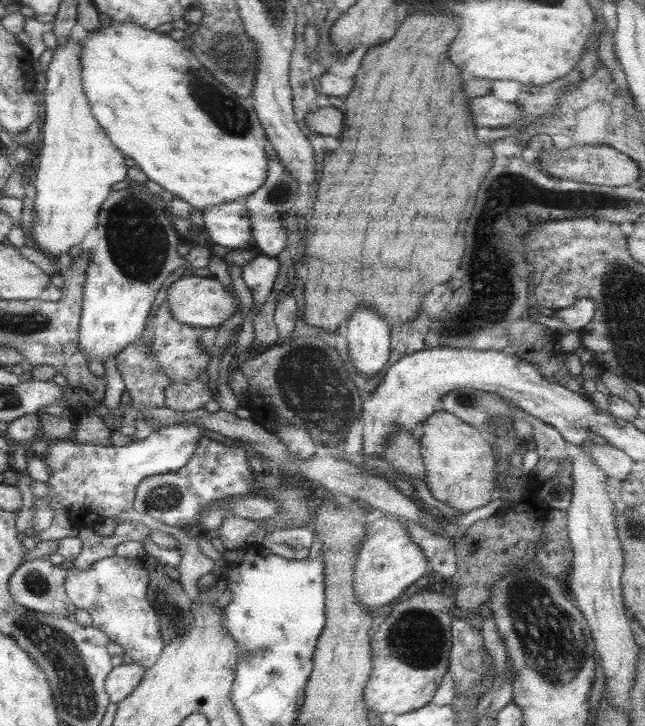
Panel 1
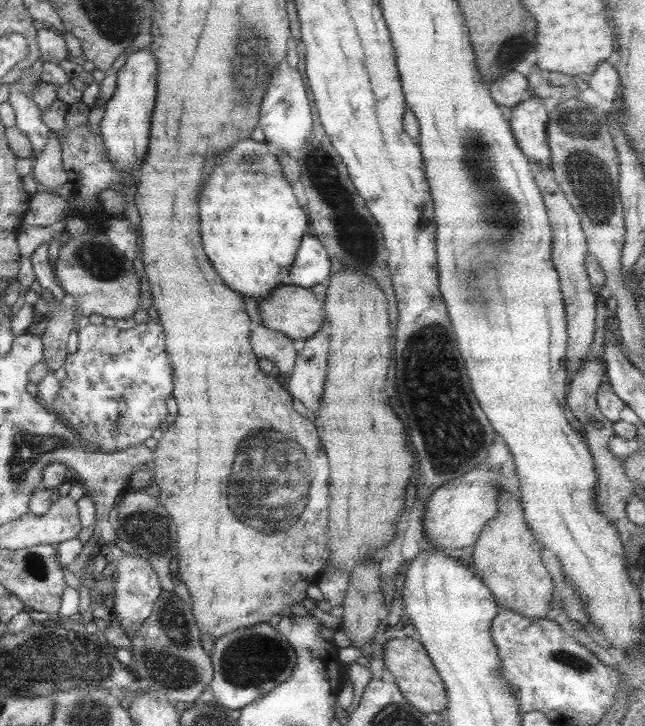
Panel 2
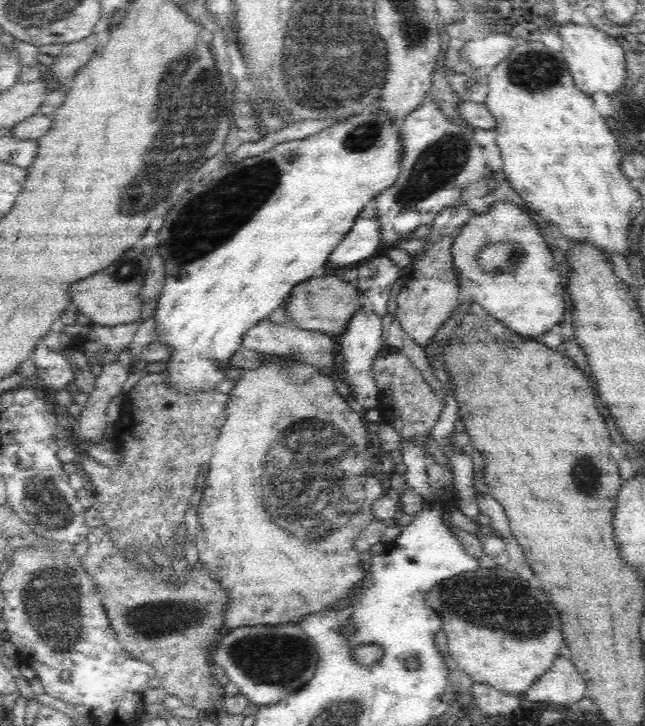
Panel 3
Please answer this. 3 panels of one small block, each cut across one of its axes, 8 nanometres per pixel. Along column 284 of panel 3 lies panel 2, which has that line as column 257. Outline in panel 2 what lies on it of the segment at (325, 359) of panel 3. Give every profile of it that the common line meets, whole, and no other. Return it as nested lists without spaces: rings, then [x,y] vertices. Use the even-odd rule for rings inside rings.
[[[257,324],[251,329],[250,340],[252,350],[256,353],[256,356],[273,362],[276,372],[290,374],[293,371],[295,360],[297,359],[297,351],[292,345],[293,340],[291,338],[282,334],[282,332],[276,332],[270,328],[266,328],[264,325]]]

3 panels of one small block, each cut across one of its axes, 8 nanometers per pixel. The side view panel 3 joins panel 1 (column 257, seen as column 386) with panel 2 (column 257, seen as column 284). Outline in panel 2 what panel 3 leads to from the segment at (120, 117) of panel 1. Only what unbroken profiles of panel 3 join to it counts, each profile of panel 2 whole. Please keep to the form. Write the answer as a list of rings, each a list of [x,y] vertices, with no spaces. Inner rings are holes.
[[[238,140],[236,146],[228,148],[228,152],[224,152],[222,156],[216,156],[216,166],[212,166],[210,174],[208,174],[208,180],[204,182],[204,188],[200,189],[198,203],[198,211],[200,214],[200,230],[201,230],[201,243],[203,244],[203,251],[207,254],[209,261],[212,266],[218,272],[218,276],[226,284],[228,288],[232,288],[232,291],[239,292],[242,296],[248,294],[252,296],[259,303],[265,296],[269,295],[269,292],[278,288],[279,286],[288,284],[288,274],[290,274],[290,267],[293,265],[296,251],[298,250],[300,241],[302,237],[309,233],[310,224],[308,214],[305,212],[292,191],[292,186],[290,182],[286,179],[283,174],[280,162],[274,151],[270,148],[266,142],[259,143],[256,141],[248,140]]]

